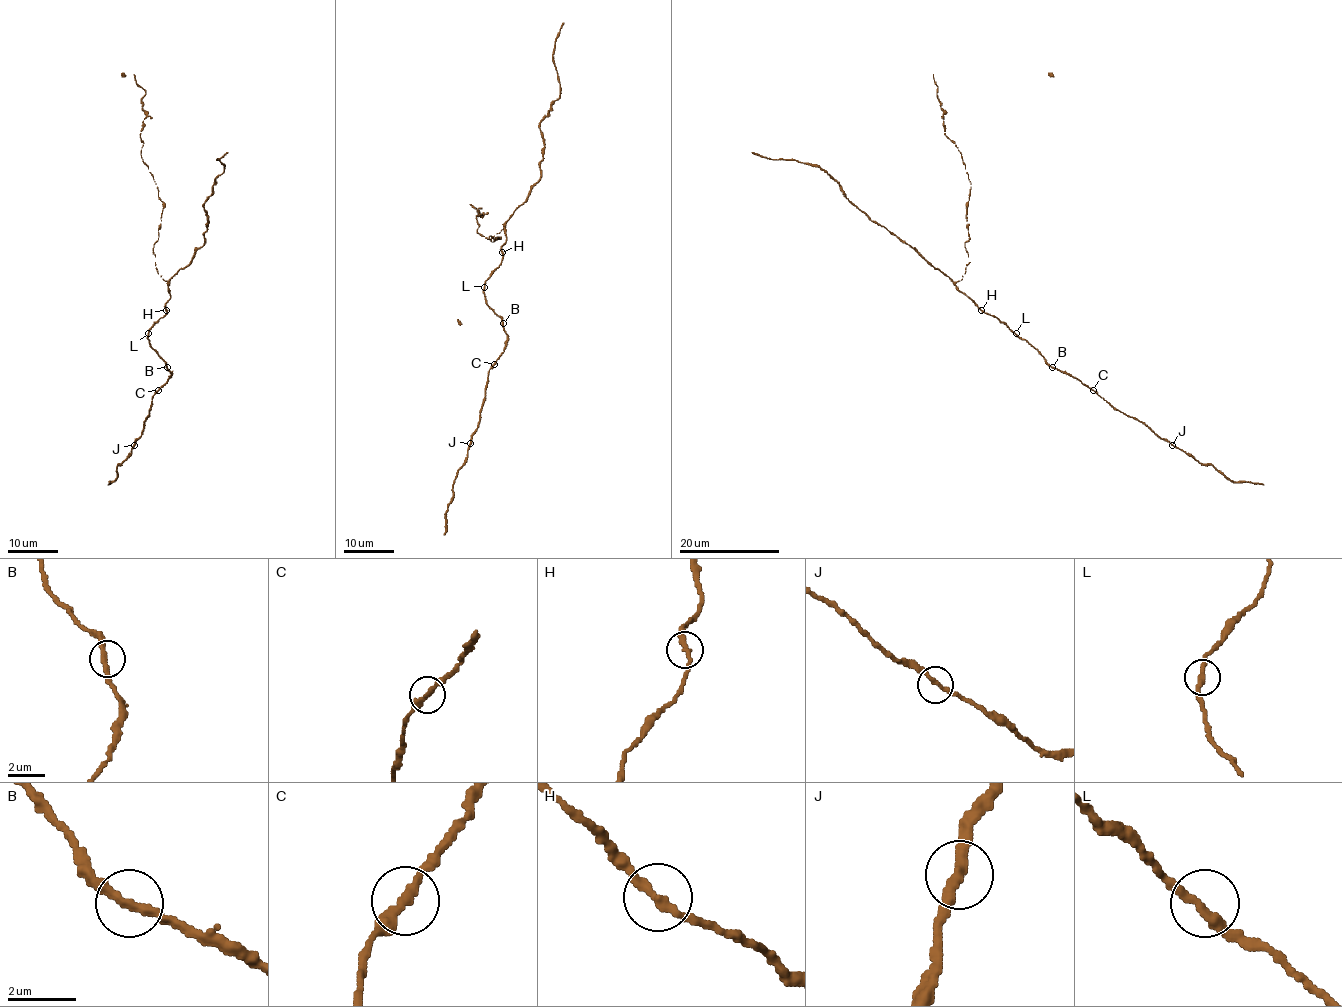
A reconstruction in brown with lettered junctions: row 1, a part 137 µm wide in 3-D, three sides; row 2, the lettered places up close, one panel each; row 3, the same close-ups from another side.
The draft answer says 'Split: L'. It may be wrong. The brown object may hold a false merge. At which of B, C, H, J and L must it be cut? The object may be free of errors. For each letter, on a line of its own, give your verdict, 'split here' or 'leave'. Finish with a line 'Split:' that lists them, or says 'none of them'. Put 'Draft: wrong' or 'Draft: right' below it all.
B: leave
C: leave
H: leave
J: leave
L: leave
Split: none of them
Draft: wrong

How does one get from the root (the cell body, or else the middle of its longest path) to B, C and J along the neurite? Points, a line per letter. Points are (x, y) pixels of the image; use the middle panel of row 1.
B: (503, 253), (501, 264), (486, 282), (483, 290), (486, 303), (503, 323)
C: (503, 253), (501, 264), (486, 282), (483, 290), (486, 303), (502, 318), (507, 335), (506, 348), (494, 364)
J: (503, 253), (483, 292), (486, 303), (502, 318), (507, 343), (488, 372), (481, 420), (470, 443)

